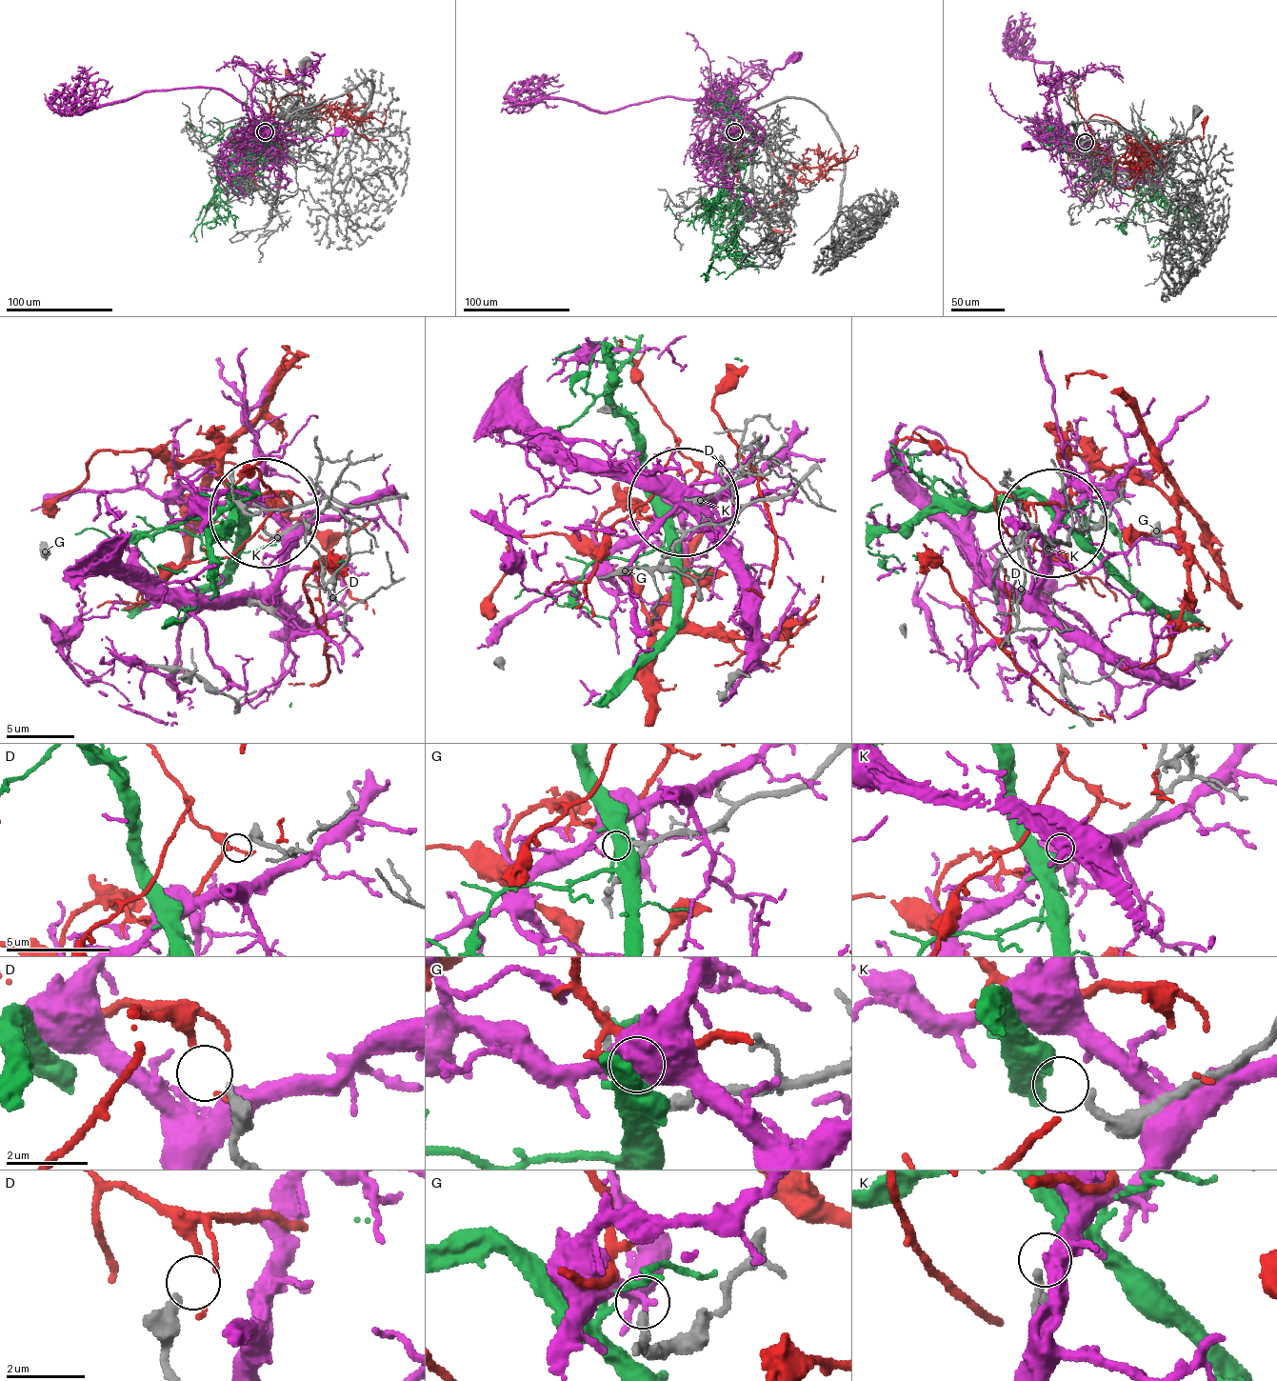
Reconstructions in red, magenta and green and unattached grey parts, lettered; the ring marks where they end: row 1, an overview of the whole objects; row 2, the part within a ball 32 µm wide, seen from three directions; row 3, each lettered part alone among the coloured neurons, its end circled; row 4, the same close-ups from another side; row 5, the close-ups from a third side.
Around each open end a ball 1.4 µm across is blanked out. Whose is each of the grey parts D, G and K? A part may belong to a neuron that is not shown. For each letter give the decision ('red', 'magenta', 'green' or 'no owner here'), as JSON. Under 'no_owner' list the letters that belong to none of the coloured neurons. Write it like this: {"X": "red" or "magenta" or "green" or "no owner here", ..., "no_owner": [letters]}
{"D": "no owner here", "G": "no owner here", "K": "green", "no_owner": ["D", "G"]}

